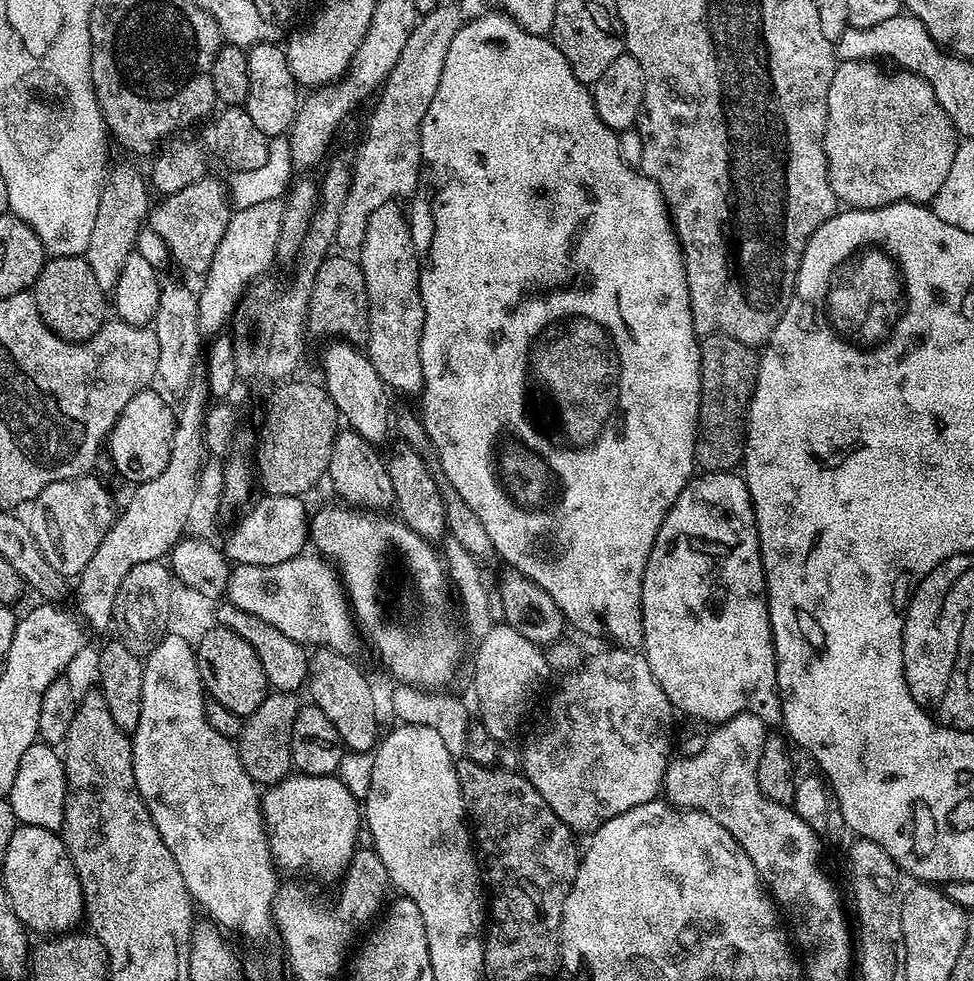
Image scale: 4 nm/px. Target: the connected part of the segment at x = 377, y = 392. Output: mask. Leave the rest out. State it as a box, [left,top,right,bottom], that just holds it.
[320,339,390,445]

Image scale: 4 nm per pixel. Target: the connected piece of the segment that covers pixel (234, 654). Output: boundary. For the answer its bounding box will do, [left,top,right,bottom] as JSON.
[195,627,270,718]

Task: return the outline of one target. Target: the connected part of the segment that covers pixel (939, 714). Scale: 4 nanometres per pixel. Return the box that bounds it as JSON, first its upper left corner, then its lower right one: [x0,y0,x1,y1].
[902,556,956,729]

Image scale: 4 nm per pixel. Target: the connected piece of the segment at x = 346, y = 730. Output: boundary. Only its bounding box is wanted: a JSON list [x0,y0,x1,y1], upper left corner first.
[308,648,381,753]

